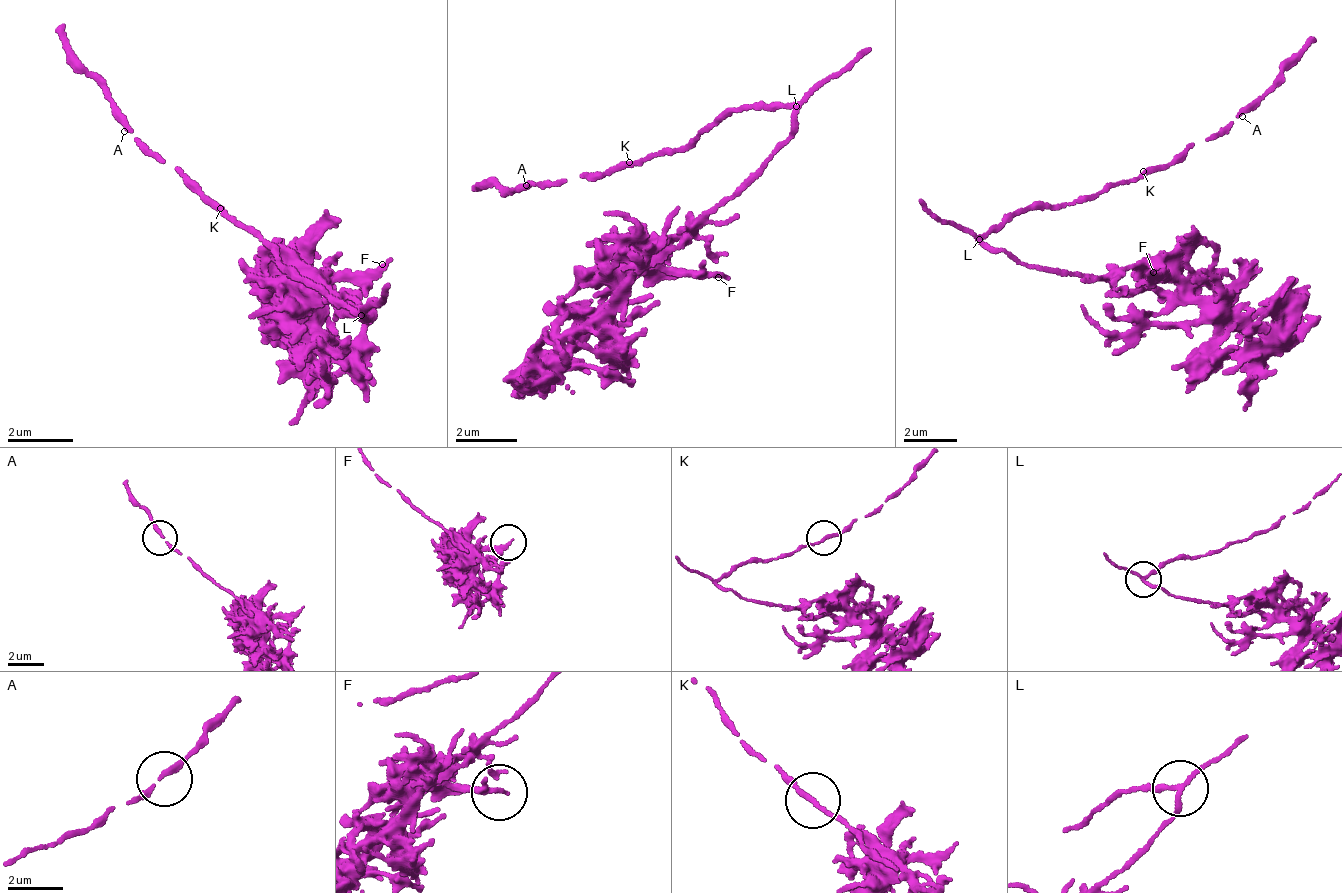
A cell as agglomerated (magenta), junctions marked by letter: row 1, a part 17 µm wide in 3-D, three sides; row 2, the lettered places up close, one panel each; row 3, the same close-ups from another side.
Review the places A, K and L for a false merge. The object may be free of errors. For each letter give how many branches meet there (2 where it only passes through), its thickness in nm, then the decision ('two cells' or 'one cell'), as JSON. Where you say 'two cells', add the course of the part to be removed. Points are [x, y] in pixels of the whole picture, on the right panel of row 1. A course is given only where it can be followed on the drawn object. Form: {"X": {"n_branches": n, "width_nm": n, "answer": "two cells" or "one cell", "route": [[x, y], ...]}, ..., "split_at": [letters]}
{"A": {"n_branches": 2, "width_nm": 180, "answer": "one cell"}, "K": {"n_branches": 2, "width_nm": 160, "answer": "one cell"}, "L": {"n_branches": 3, "width_nm": 160, "answer": "two cells", "route": [[982, 241], [1045, 269], [1108, 273], [1143, 262], [1260, 327], [1269, 319], [1251, 327], [1261, 325]]}, "split_at": ["L"]}

